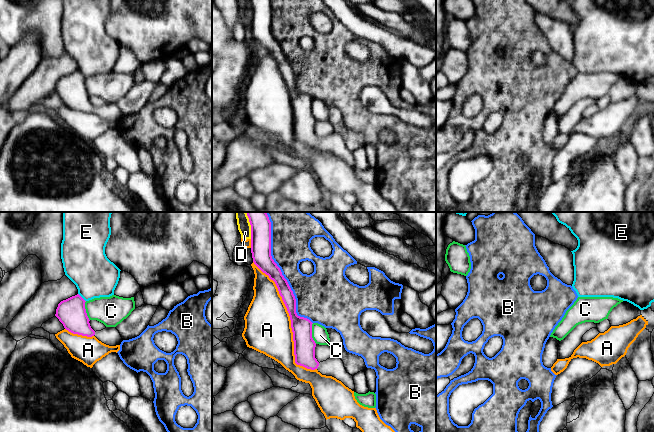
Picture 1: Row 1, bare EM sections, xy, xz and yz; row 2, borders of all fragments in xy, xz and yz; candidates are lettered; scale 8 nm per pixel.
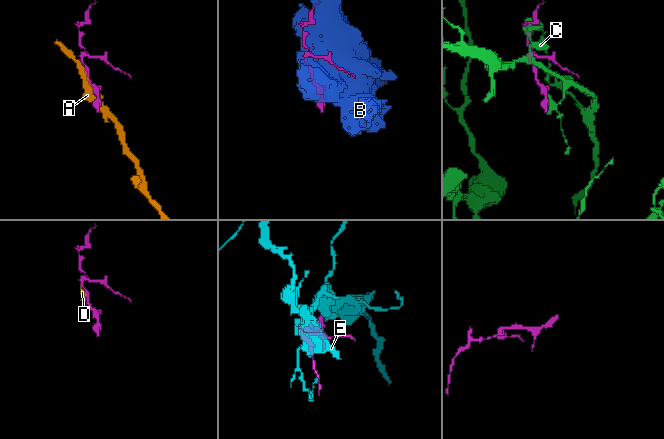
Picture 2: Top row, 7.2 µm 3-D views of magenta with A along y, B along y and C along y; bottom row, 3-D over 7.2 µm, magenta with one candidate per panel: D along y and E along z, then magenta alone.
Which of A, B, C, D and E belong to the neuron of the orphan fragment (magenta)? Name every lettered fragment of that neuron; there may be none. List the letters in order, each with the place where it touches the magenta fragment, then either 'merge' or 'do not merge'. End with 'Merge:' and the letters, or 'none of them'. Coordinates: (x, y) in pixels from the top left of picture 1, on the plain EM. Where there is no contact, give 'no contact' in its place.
A: xz (291, 98) | do not merge
B: xz (283, 53) | do not merge
C: xz (311, 109) | do not merge
D: xz (251, 7) | do not merge
E: xy (81, 73) | do not merge
Merge: none of them

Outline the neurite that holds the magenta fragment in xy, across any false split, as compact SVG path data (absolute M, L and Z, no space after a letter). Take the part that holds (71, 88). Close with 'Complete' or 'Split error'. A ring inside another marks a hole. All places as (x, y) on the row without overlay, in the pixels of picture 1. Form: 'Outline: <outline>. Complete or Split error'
Outline: M79 70L63 76L58 80L55 92L64 104L73 110L95 112L99 117L109 122L120 121L123 116L116 103L106 103L96 108L91 104L85 78Z. Split error

